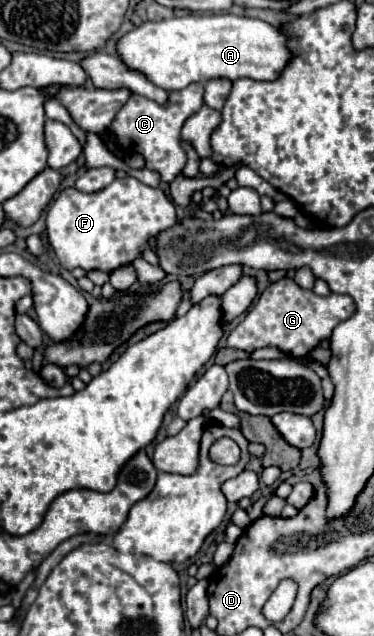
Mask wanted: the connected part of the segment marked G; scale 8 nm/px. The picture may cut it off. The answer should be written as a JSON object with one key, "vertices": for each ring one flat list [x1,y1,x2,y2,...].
{"vertices":[[282,278,270,284,250,308,246,318,230,332,228,346,238,350,258,350,266,346,280,348,286,356,302,358,314,350,322,340,330,340,336,324,348,320,356,312,356,304,348,294,318,296,312,290,300,288,292,278]]}

